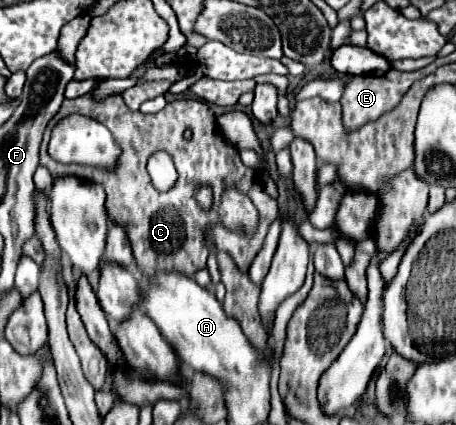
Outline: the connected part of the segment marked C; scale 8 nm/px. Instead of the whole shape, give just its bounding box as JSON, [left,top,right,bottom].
[41,94,277,278]

